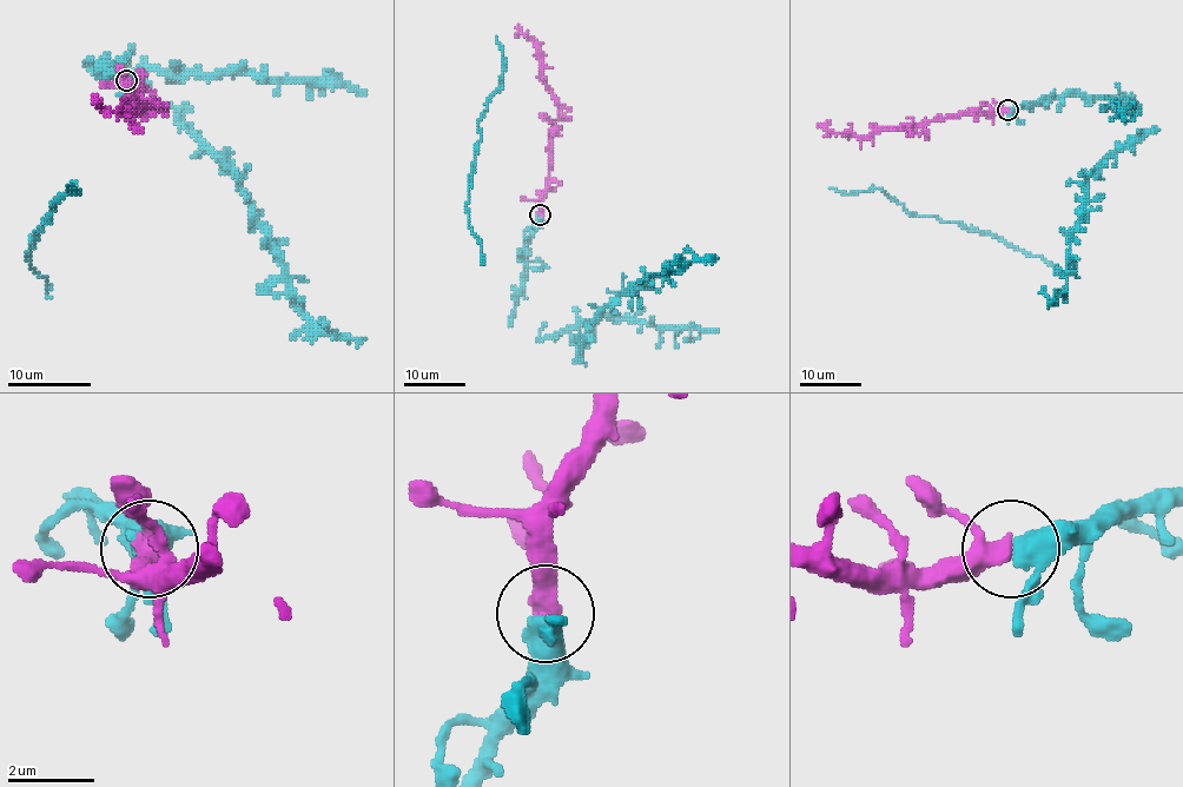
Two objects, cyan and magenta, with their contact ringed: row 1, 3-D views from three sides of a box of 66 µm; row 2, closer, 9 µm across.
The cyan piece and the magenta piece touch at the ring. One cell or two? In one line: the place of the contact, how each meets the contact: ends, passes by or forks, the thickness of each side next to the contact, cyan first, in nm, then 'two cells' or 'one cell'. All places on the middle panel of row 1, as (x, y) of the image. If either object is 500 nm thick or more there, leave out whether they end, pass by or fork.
(540, 215) | cyan passes by | magenta passes by | 440/360 nm | one cell

